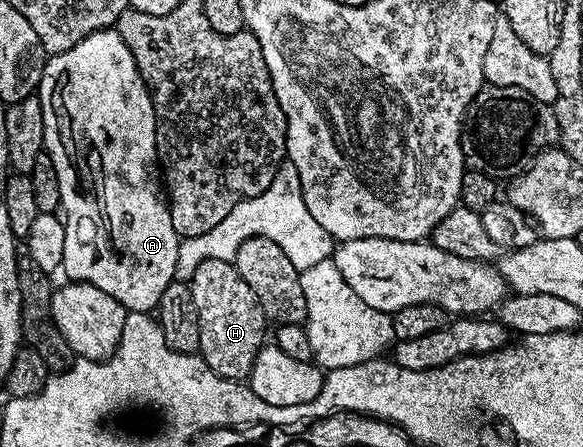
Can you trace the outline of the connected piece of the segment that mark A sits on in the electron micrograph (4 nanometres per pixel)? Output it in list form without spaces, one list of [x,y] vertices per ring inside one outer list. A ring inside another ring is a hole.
[[[116,28],[100,29],[87,39],[75,43],[67,51],[52,54],[46,60],[45,70],[41,76],[41,84],[37,86],[36,96],[41,98],[43,107],[43,135],[45,136],[45,152],[51,155],[51,163],[55,163],[55,175],[59,175],[59,191],[61,211],[66,229],[65,249],[62,259],[62,272],[65,271],[69,281],[85,281],[88,285],[99,287],[99,291],[107,291],[107,295],[125,306],[126,310],[135,313],[149,313],[156,310],[163,291],[174,281],[177,275],[177,247],[179,238],[175,227],[171,227],[171,215],[163,192],[163,181],[159,176],[157,159],[157,140],[155,139],[155,115],[153,104],[149,98],[147,87],[135,67],[135,59],[131,51],[127,51],[127,43],[123,43]]]

